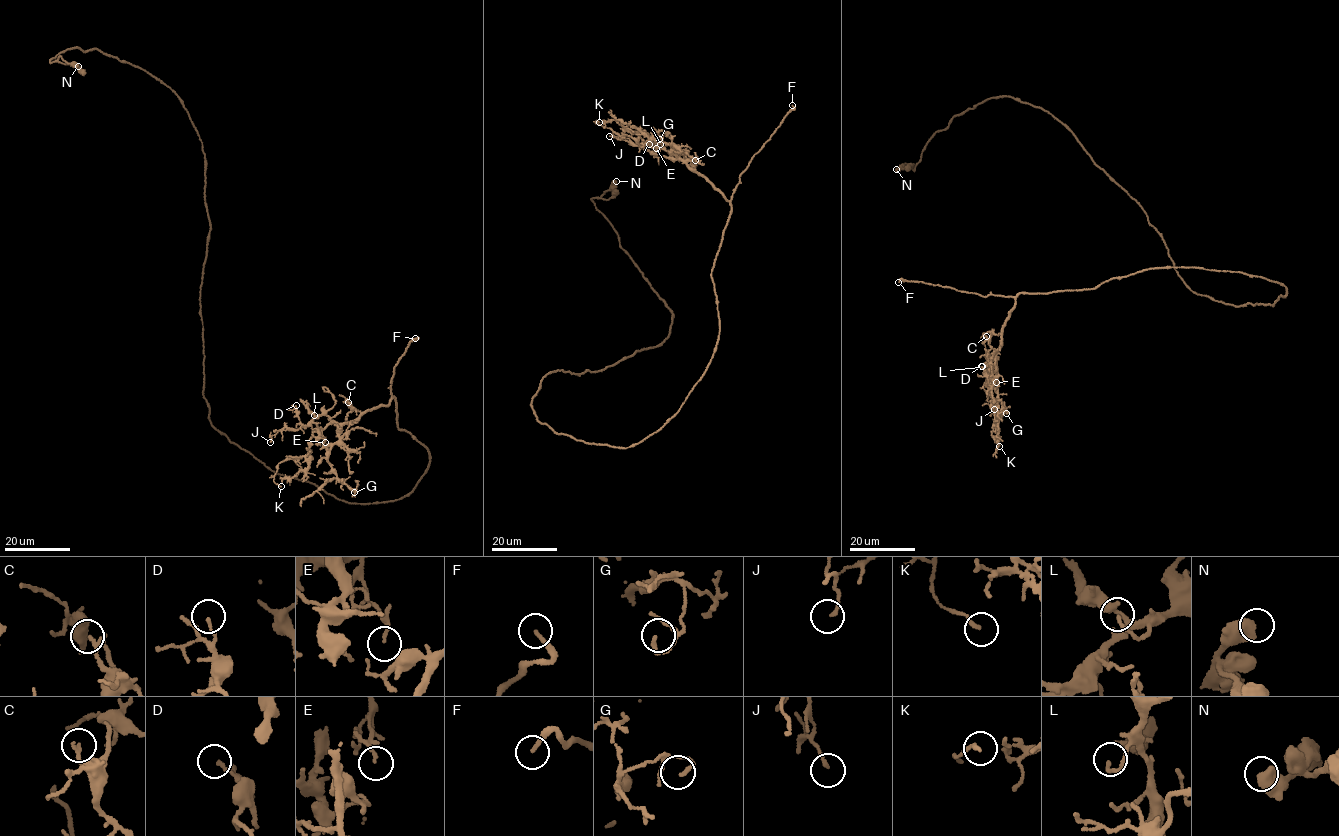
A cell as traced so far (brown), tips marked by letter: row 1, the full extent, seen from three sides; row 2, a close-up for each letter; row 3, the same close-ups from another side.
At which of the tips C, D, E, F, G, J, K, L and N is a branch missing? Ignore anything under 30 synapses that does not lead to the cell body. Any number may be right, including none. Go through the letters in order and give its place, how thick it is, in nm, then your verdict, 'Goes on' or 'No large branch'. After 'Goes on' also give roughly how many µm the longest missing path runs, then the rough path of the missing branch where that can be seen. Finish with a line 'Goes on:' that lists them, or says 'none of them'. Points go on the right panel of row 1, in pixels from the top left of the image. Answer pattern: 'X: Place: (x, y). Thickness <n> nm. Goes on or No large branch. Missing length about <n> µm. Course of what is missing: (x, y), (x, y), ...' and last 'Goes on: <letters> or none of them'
C: Place: (986, 336). Thickness 150 nm. No large branch
D: Place: (981, 366). Thickness 120 nm. No large branch
E: Place: (996, 382). Thickness 90 nm. No large branch
F: Place: (898, 282). Thickness 160 nm. Goes on. Missing length about 40 µm. Course of what is missing: (898, 282), (882, 292), (869, 290), (861, 293), (848, 311), (853, 316), (850, 317)
G: Place: (1006, 413). Thickness 170 nm. No large branch
J: Place: (994, 409). Thickness 140 nm. No large branch
K: Place: (999, 446). Thickness 150 nm. No large branch
L: Place: (982, 366). Thickness 130 nm. No large branch
N: Place: (896, 169). Thickness 600 nm. No large branch
Goes on: F

